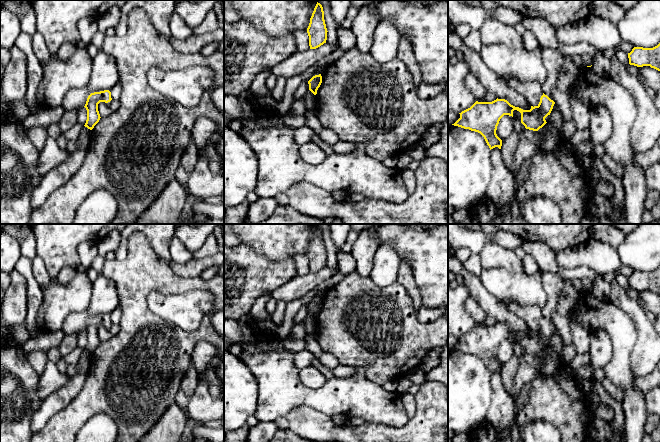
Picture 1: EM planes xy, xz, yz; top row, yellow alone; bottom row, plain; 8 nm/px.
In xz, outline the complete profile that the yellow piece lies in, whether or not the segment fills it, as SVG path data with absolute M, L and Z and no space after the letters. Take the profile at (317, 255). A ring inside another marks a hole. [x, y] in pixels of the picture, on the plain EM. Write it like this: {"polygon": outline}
{"polygon": "M317 226L307 252L310 273L316 273L326 267L327 256L323 231Z"}

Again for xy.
{"polygon": "M109 314L91 317L84 330L87 334L87 344L84 350L92 354L101 342L98 335L98 328L100 326L108 327L111 324L111 316Z"}

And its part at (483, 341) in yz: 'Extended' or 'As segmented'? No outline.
As segmented

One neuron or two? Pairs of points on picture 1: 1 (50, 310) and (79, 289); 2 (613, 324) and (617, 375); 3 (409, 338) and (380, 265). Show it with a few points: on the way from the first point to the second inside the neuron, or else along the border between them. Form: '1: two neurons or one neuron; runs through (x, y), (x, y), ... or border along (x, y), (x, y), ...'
1: one neuron; runs through (57, 305), (63, 299), (72, 296)
2: one neuron; runs through (619, 337), (619, 362)
3: two neurons; border along (369, 276), (379, 286), (387, 286), (396, 281)

